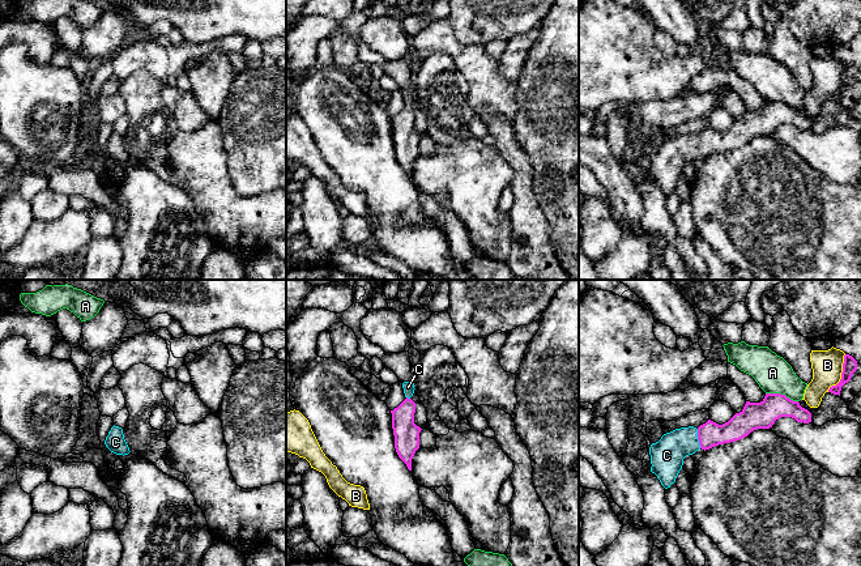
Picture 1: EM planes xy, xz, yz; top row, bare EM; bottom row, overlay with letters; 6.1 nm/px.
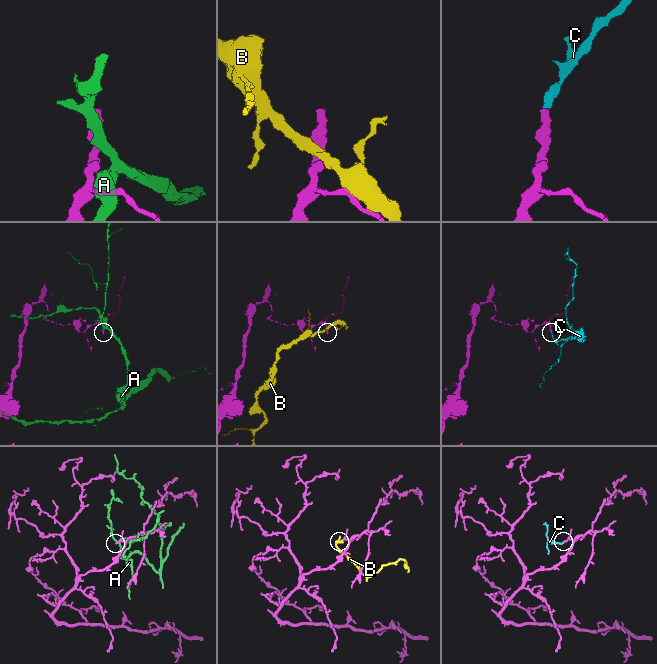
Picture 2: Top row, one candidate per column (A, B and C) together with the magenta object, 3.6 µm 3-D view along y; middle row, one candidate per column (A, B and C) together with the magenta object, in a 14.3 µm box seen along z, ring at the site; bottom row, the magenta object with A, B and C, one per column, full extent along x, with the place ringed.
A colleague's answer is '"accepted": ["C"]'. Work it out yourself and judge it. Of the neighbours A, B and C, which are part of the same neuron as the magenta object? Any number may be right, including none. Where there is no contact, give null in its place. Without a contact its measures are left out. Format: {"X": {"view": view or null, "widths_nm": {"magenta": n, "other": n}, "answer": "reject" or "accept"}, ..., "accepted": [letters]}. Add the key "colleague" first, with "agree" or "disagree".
{"colleague": "agree", "A": {"view": "yz", "widths_nm": {"magenta": 160, "other": 220}, "answer": "reject"}, "B": {"view": "yz", "widths_nm": {"magenta": 90, "other": 190}, "answer": "reject"}, "C": {"view": "yz", "widths_nm": {"magenta": 160, "other": 200}, "answer": "accept"}, "accepted": ["C"]}

